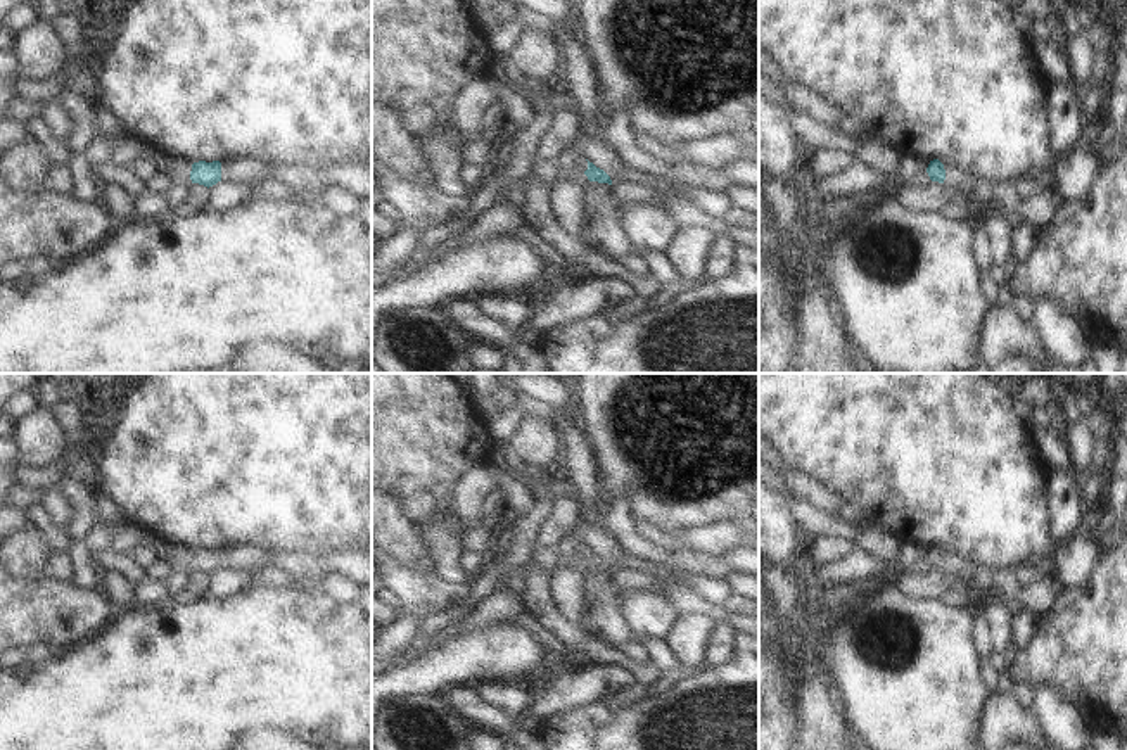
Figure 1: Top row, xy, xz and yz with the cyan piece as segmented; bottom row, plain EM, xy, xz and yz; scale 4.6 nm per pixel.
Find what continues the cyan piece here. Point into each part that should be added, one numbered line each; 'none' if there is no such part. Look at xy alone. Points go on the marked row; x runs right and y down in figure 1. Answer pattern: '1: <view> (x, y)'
1: xy (128, 151)
2: xy (230, 168)

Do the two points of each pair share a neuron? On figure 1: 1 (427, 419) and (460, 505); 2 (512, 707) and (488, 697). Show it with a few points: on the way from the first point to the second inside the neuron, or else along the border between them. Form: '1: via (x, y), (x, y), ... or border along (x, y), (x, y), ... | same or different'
1: border along (484, 462), (471, 465), (453, 483), (446, 508) | different
2: via (507, 702), (502, 697), (493, 697) | same

